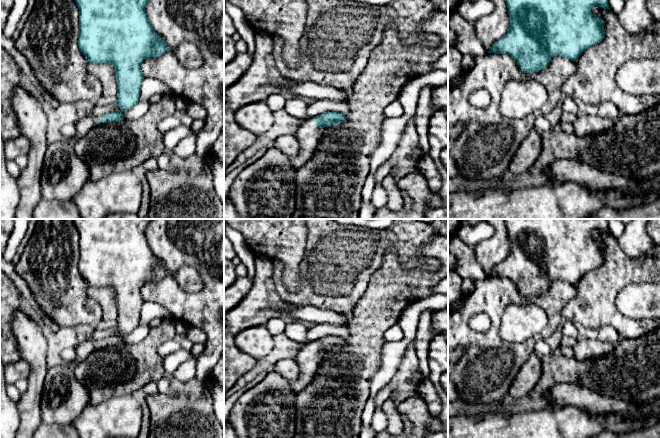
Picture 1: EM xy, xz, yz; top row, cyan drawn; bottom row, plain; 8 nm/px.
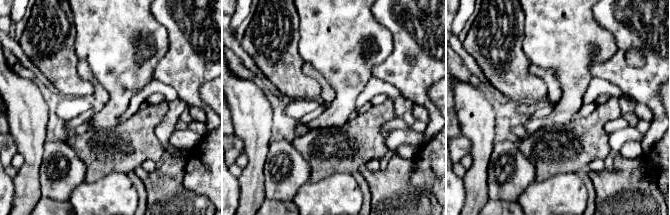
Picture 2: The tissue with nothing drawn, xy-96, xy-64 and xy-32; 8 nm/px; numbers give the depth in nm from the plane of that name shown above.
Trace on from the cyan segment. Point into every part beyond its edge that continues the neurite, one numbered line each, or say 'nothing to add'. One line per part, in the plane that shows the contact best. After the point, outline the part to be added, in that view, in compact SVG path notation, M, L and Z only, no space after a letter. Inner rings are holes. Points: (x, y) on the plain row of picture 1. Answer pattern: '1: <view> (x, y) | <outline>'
1: xy (86, 347) | M89 339L84 340L80 344L78 344L74 349L76 351L76 359L70 364L74 366L76 363L84 360L89 354L94 351L94 347L98 346L102 343L103 339Z

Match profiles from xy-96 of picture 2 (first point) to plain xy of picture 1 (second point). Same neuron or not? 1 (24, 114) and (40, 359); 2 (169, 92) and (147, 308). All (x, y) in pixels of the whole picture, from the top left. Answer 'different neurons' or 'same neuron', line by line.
1: same neuron
2: same neuron

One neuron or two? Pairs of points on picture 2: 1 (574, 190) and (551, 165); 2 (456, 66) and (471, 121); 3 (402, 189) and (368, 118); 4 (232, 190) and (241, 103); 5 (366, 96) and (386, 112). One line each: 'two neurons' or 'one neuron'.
1: two neurons
2: two neurons
3: two neurons
4: two neurons
5: two neurons

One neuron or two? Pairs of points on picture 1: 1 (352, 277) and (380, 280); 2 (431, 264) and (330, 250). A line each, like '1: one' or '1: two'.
1: two
2: one

